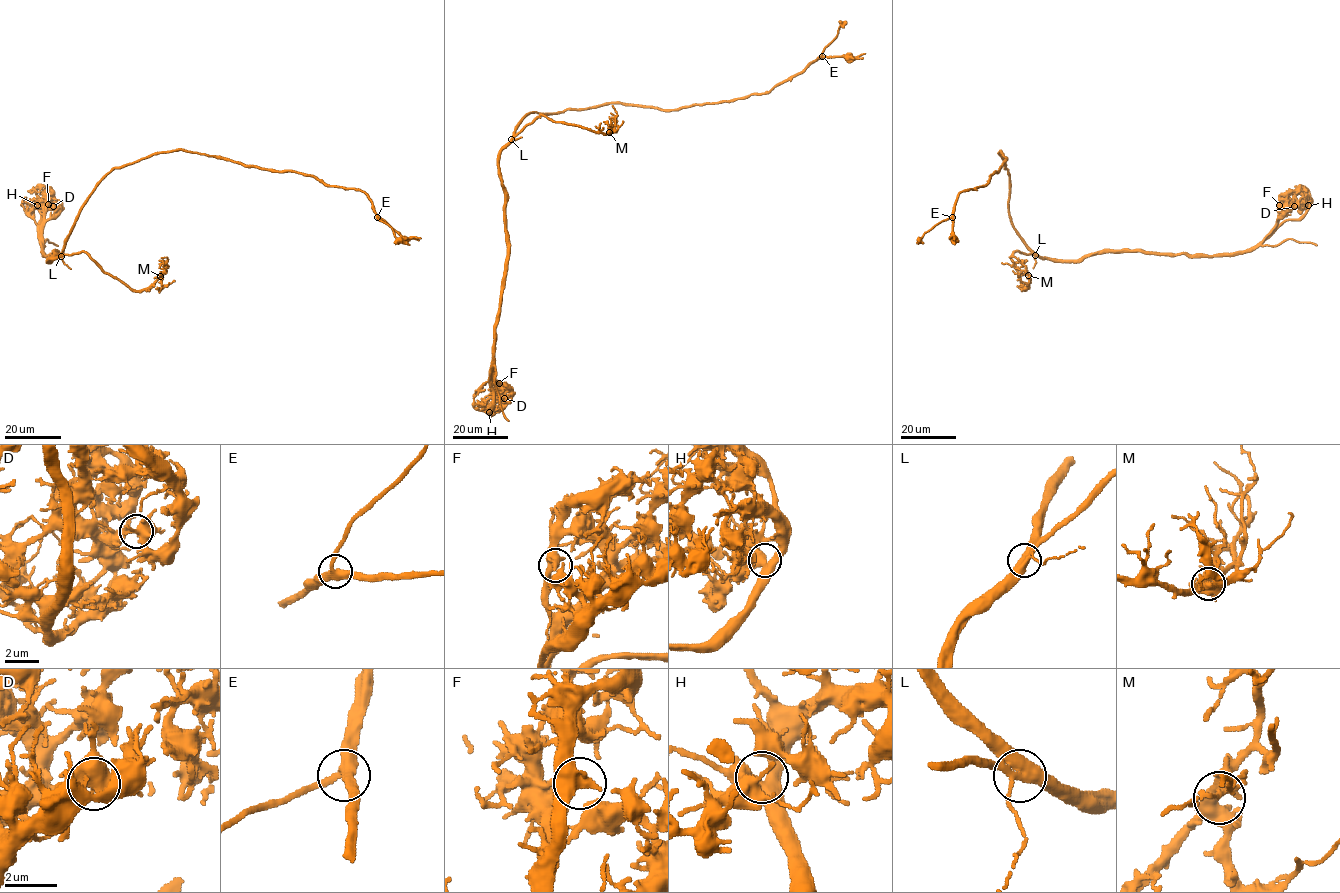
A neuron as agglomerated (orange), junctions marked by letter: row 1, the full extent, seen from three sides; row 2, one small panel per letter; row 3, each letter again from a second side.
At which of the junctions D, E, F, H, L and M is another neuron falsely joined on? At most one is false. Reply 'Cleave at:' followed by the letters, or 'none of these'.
Cleave at: none of these

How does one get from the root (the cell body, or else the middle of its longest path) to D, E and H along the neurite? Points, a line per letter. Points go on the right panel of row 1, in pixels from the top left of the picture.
D: (1008, 204), (1020, 238), (1038, 256), (1054, 260), (1109, 251), (1247, 252), (1294, 206)
E: (1008, 204), (1009, 174), (999, 154), (1001, 151), (1006, 159), (998, 171), (985, 185), (958, 194), (952, 217)
H: (1008, 204), (1020, 238), (1038, 256), (1054, 260), (1109, 251), (1247, 252), (1283, 222), (1298, 220), (1308, 205)

